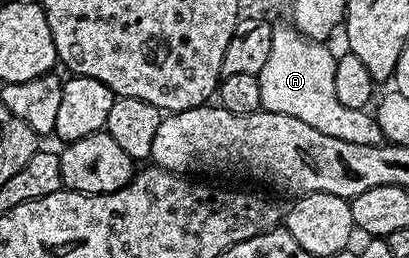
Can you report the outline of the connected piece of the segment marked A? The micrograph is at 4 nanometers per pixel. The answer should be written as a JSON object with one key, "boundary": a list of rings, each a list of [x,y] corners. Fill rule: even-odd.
{"boundary":[[[274,23],[270,53],[260,71],[257,81],[260,88],[261,108],[266,112],[289,114],[299,121],[318,130],[328,137],[339,141],[352,142],[355,145],[380,145],[384,143],[384,136],[376,117],[366,109],[344,106],[336,97],[335,70],[337,69],[336,53],[331,52],[324,43],[308,40],[290,23]]]}

